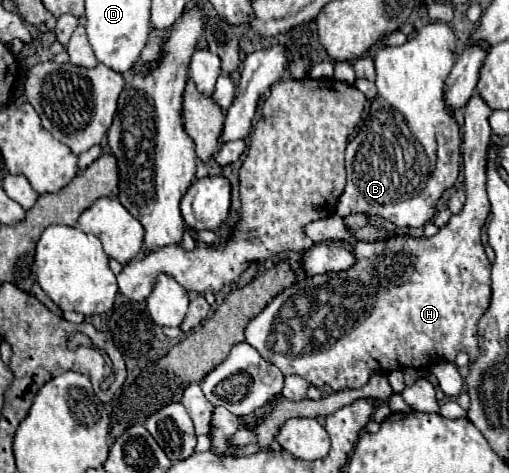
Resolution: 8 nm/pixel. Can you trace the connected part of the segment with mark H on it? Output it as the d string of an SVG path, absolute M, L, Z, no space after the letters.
M473 94L465 106L463 126L463 176L465 176L465 206L459 214L431 238L393 236L381 242L355 240L343 224L343 218L333 214L305 226L307 236L347 238L353 244L357 258L349 272L327 272L323 276L309 276L285 288L275 300L255 316L245 328L245 342L249 342L261 358L277 366L283 376L301 376L313 386L331 386L333 390L361 388L375 372L391 372L397 368L429 368L431 362L455 362L459 350L465 350L471 362L479 354L477 320L489 306L491 298L491 262L481 246L481 228L489 216L489 198L485 190L487 154L489 154L489 118L491 108Z

